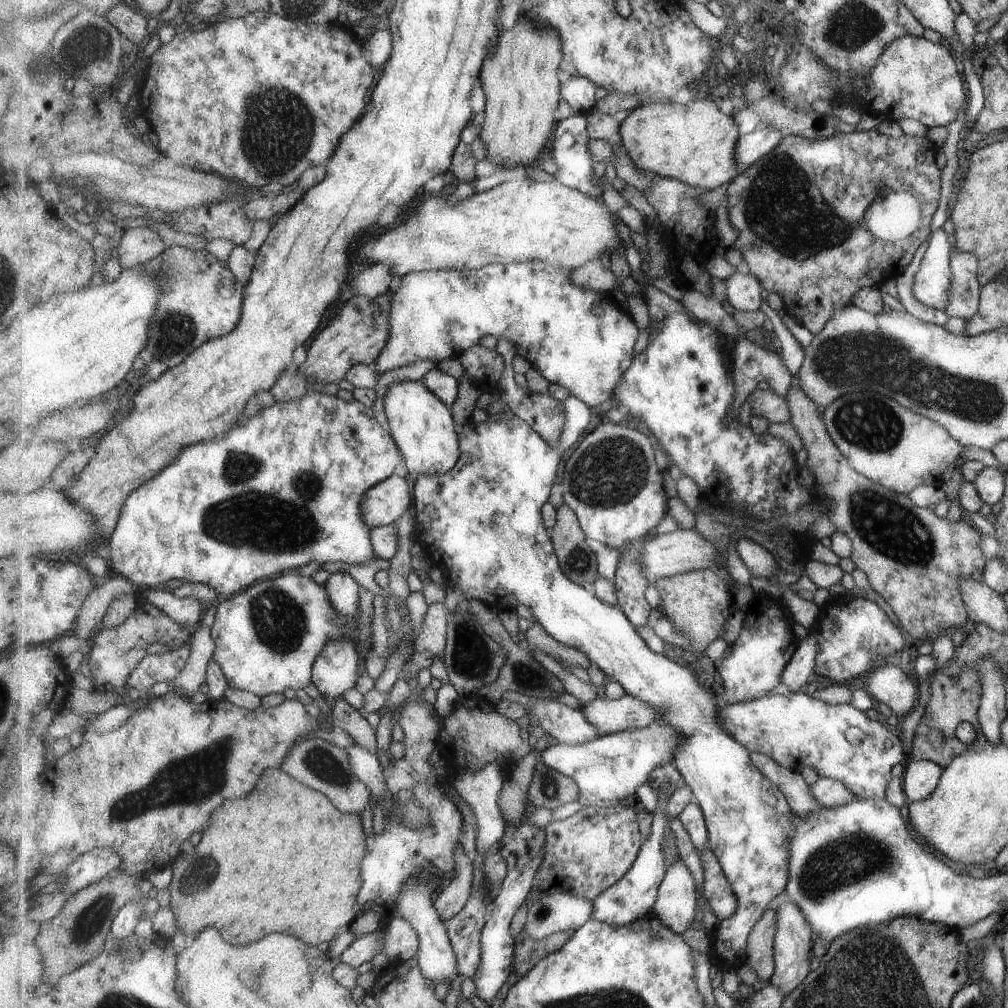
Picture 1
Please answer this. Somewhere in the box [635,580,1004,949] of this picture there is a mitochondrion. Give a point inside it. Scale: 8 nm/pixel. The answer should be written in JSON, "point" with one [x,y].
{"point":[853,858]}

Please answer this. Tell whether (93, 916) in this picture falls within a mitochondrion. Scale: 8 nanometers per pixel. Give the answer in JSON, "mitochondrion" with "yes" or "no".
{"mitochondrion":"yes"}

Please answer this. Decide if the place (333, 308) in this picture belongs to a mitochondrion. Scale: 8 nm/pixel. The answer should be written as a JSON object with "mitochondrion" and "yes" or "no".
{"mitochondrion":"no"}

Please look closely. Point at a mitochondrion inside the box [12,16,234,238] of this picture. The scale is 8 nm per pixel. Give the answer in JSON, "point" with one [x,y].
{"point":[94,43]}

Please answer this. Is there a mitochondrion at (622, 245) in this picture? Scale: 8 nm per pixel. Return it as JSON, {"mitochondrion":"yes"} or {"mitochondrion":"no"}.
{"mitochondrion":"no"}

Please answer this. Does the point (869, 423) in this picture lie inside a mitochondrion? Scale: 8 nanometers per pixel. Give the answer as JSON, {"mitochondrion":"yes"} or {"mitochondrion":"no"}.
{"mitochondrion":"yes"}

